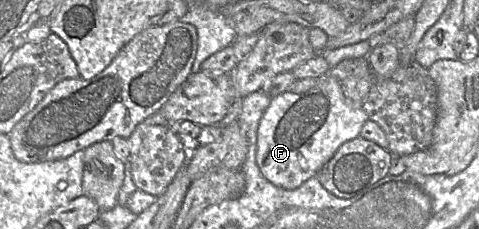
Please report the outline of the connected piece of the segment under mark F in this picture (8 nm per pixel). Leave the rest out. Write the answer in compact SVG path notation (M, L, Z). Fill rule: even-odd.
M330 73L318 78L316 85L305 93L273 96L258 128L257 166L273 185L295 190L315 177L342 144L358 137L367 120L362 106L347 100L341 82Z

